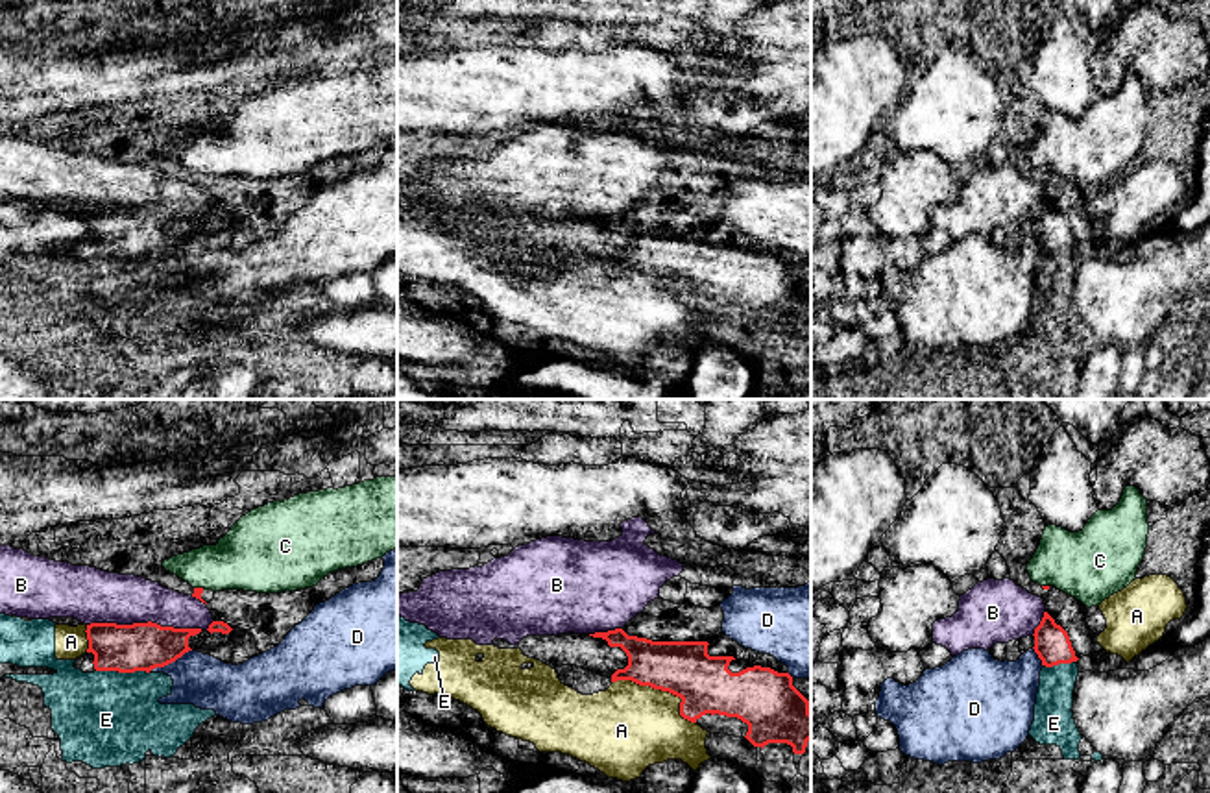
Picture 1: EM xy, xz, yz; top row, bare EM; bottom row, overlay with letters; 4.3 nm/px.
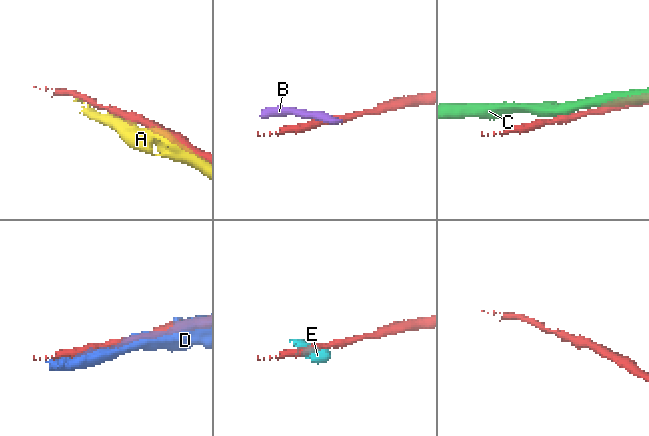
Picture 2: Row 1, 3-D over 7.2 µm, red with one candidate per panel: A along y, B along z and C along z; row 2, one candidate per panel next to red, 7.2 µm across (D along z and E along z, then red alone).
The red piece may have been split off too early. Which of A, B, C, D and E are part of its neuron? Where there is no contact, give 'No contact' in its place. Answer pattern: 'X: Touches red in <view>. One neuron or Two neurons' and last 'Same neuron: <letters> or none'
A: Touches red in xz. Two neurons
B: Touches red in xy. Two neurons
C: Touches red in xy. Two neurons
D: Touches red in xy. Two neurons
E: Touches red in xy. Two neurons
Same neuron: none

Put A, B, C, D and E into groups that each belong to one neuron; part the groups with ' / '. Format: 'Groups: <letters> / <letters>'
Groups: A E / B / C / D

